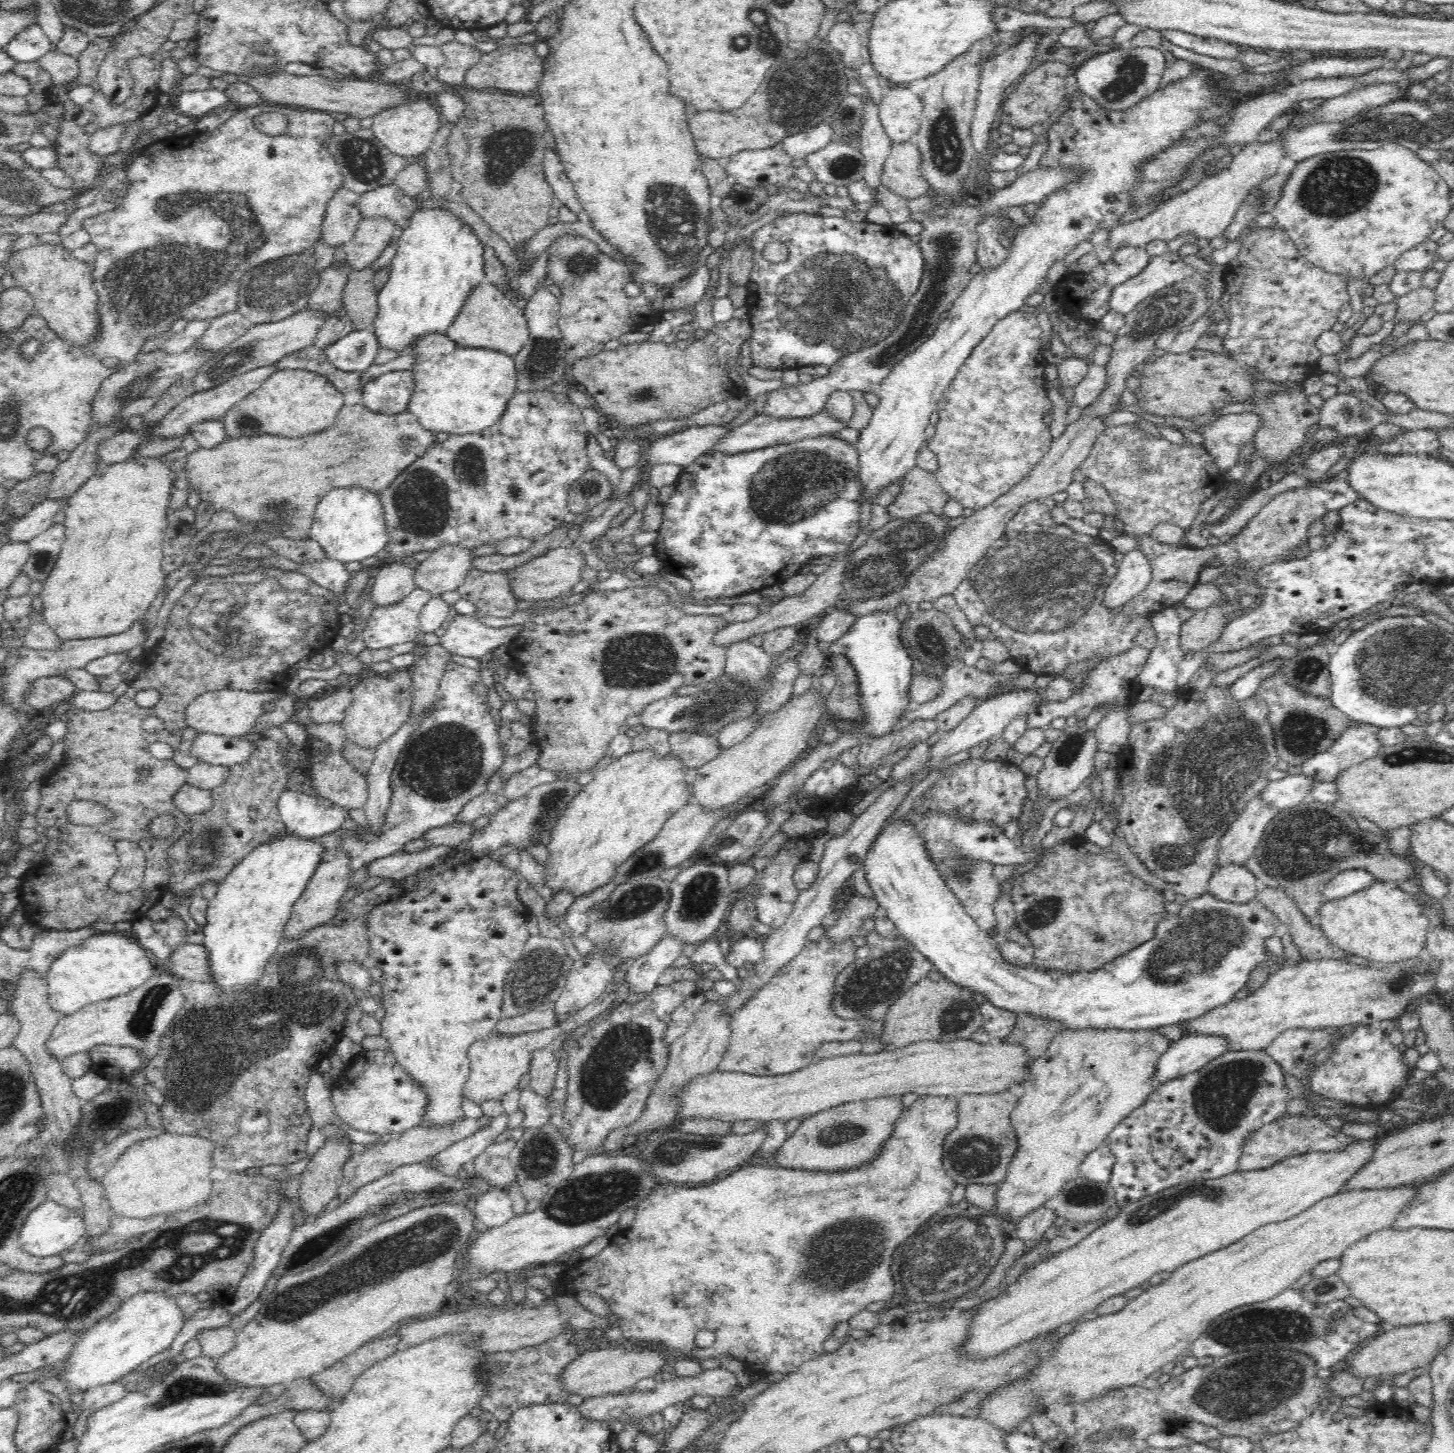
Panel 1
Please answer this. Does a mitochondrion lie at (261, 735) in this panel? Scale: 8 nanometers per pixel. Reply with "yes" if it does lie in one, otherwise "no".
no

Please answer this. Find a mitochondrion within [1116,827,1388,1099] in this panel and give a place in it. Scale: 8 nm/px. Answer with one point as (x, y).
(1206, 942)

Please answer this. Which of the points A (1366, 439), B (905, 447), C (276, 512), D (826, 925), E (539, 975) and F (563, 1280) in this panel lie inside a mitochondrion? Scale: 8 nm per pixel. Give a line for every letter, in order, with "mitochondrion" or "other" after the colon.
A: other
B: other
C: mitochondrion
D: other
E: mitochondrion
F: other

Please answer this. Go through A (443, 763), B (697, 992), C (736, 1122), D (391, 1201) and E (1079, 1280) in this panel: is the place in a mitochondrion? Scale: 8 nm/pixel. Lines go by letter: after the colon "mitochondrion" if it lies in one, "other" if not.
A: mitochondrion
B: other
C: other
D: mitochondrion
E: other

